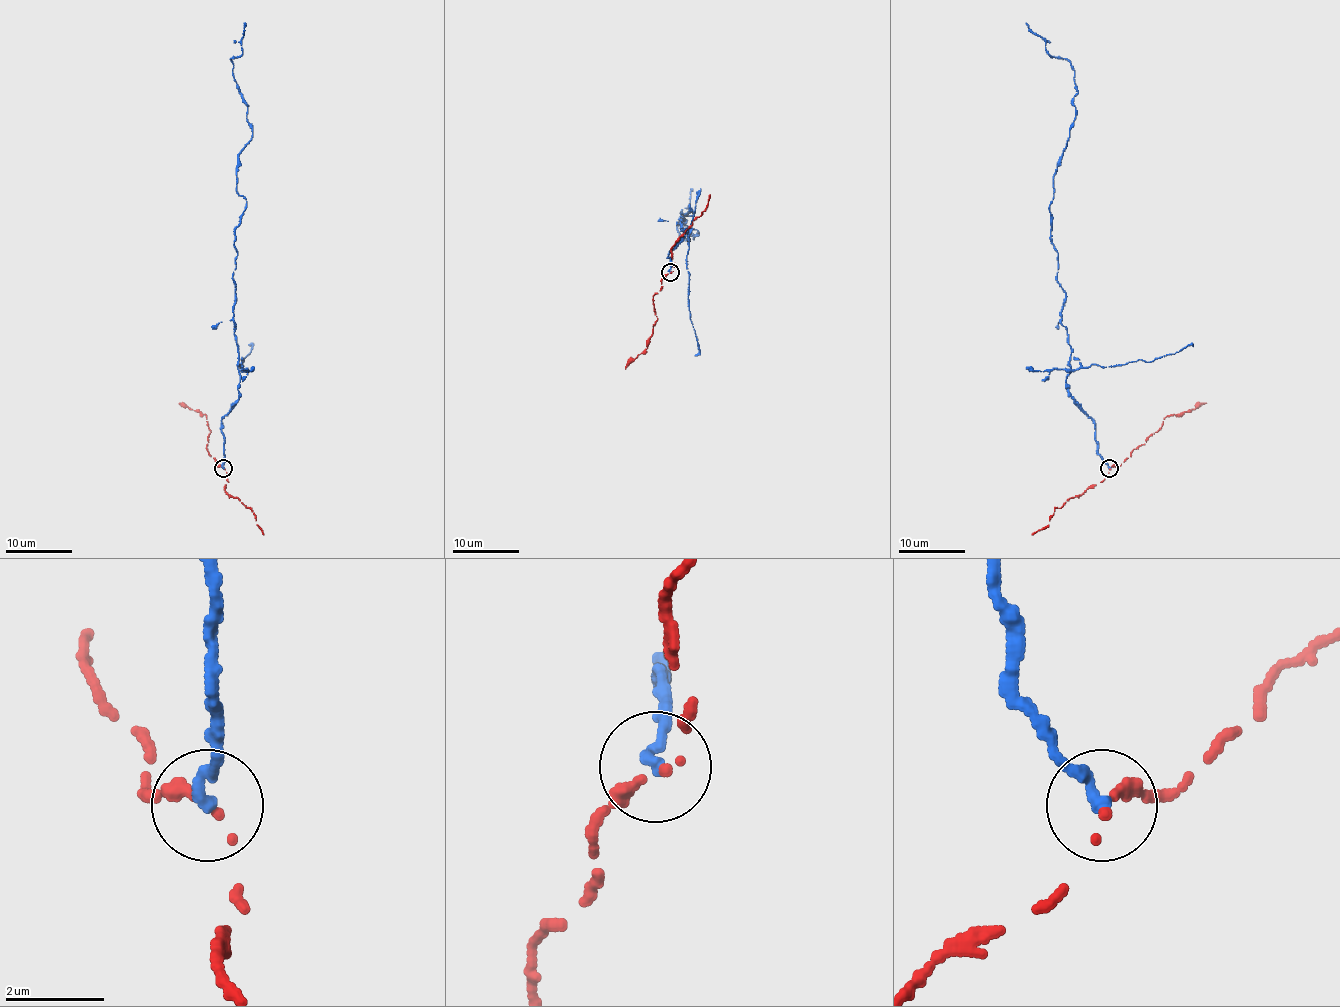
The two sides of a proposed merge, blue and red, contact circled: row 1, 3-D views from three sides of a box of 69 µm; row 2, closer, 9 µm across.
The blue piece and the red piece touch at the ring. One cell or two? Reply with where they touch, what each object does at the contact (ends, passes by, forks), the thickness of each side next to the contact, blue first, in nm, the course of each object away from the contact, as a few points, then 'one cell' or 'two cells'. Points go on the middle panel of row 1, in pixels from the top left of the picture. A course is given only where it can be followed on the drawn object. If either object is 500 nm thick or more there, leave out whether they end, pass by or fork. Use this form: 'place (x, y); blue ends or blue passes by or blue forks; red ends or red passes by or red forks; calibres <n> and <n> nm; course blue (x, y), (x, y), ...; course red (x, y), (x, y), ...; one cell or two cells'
place (670, 272); blue ends; red ends; calibres 280 and 180 nm; course blue (669, 272), (686, 229), (681, 212), (693, 212), (683, 217), (699, 232), (686, 241), (678, 229), (691, 189); course red (671, 272), (661, 282), (662, 287), (652, 299), (657, 319), (647, 347), (626, 369); two cells

